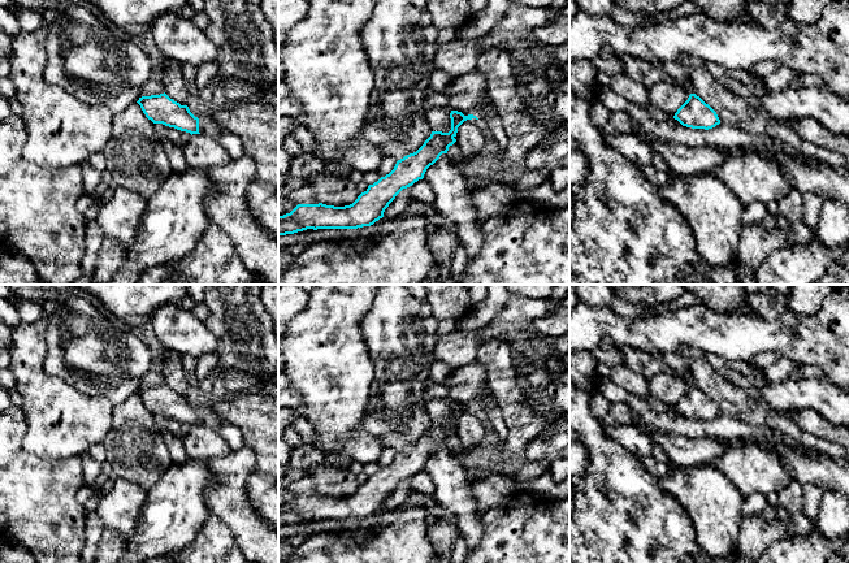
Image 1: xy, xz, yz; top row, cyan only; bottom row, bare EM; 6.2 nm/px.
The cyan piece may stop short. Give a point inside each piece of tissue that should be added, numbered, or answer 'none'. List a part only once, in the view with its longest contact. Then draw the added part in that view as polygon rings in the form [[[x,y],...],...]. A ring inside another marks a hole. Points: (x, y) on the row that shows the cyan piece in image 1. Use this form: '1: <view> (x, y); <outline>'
none

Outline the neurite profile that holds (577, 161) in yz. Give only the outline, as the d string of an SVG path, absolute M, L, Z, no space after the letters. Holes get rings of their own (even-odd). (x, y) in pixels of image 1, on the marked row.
M569 148L569 187L581 185L588 177L588 159L577 148Z

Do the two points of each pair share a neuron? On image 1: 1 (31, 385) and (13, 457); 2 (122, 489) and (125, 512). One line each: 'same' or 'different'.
1: different
2: same

